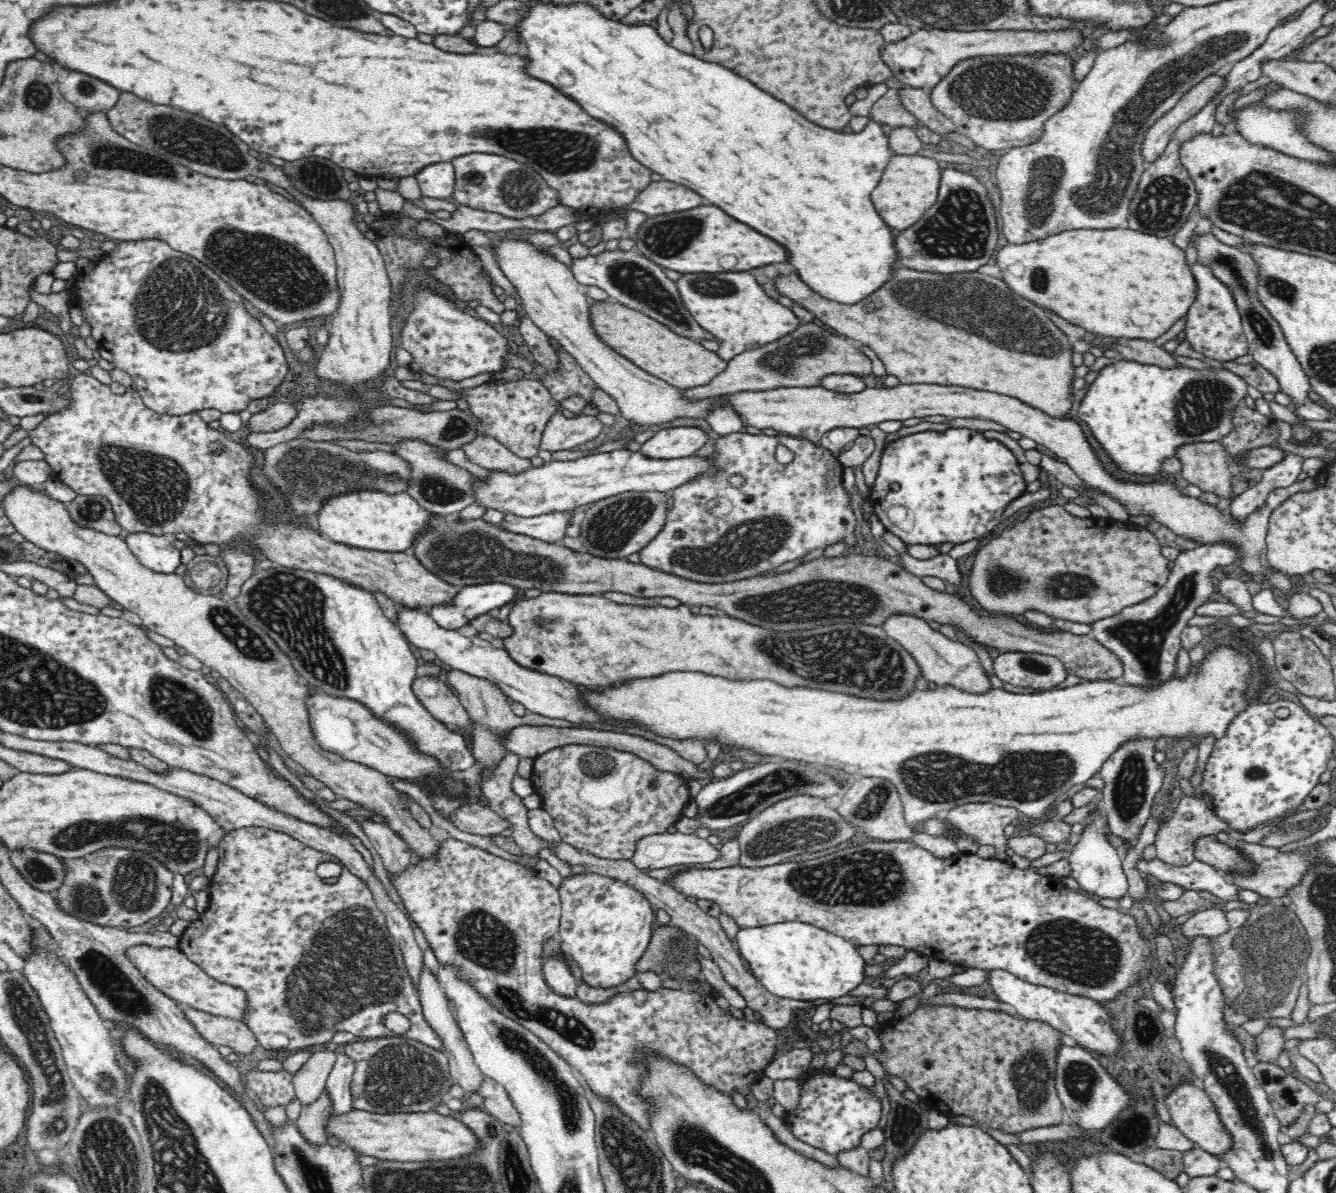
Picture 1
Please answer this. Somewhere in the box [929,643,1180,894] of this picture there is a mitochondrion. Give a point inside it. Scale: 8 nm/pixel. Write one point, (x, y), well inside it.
(1129, 792)

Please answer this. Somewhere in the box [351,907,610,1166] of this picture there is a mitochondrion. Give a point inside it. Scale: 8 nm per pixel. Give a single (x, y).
(403, 1075)

